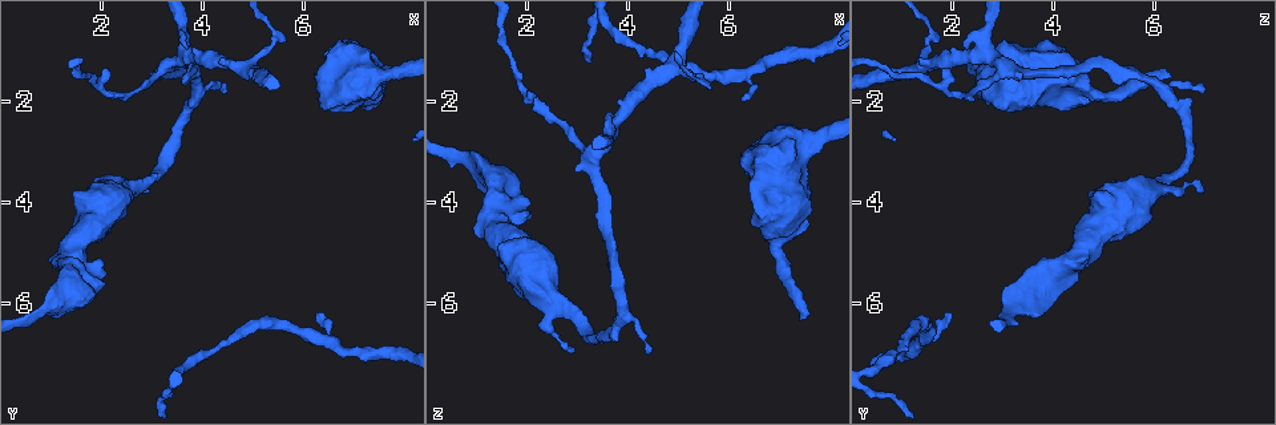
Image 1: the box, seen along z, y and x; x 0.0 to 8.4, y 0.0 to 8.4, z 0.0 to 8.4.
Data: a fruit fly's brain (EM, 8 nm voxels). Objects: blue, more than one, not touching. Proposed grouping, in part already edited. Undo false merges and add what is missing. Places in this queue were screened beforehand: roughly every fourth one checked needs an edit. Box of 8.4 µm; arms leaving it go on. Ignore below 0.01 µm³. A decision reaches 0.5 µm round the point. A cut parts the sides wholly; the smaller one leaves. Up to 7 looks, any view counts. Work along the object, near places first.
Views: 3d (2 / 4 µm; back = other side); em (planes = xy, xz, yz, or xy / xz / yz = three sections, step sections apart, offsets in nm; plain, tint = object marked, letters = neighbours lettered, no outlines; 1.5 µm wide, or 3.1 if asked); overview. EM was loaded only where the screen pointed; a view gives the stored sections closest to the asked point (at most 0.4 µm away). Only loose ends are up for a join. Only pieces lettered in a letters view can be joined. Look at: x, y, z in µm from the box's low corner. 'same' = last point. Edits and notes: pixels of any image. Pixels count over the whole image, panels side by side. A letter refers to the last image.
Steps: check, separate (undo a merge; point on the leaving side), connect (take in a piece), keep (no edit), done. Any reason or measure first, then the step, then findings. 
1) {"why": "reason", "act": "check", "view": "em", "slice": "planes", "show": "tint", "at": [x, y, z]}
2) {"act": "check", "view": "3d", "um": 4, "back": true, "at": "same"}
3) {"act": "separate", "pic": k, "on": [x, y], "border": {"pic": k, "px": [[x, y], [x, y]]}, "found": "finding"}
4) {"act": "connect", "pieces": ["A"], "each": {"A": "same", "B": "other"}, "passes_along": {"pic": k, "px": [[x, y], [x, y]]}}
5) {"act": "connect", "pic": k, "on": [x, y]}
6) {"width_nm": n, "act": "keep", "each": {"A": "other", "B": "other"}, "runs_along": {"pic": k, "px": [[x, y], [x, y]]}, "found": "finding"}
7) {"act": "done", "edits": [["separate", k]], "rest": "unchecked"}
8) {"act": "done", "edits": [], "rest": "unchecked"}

{"why": "thin end", "act": "check", "view": "3d", "um": 2, "at": [4.45, 1.85, 7.00]}

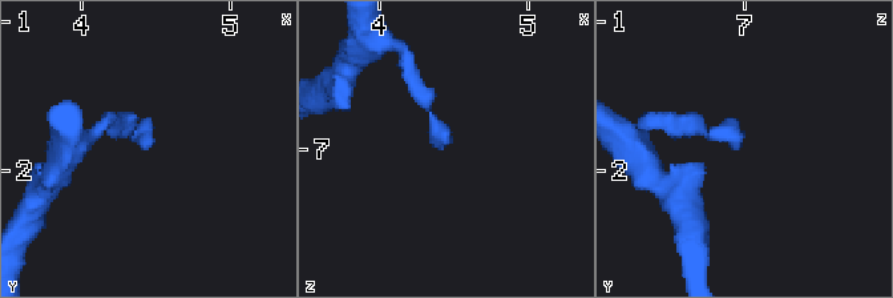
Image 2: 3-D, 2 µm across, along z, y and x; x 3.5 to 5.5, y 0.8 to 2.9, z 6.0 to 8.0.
{"why": "need the tissue", "act": "check", "view": "em", "slice": "planes", "show": "letters", "at": [4.44, 1.84, 6.98]}

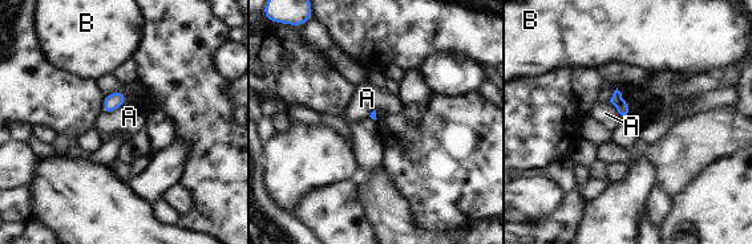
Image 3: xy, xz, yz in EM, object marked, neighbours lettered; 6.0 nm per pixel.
{"act": "keep", "each": {"A": "other", "B": "other"}, "border": {"pic": 3, "px": [[126, 101], [105, 114]]}, "found": "no lettered piece goes on from it"}

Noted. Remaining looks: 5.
{"why": "an open end", "act": "check", "view": "em", "slice": "planes", "show": "plain", "at": [7.35, 1.45, 6.30]}

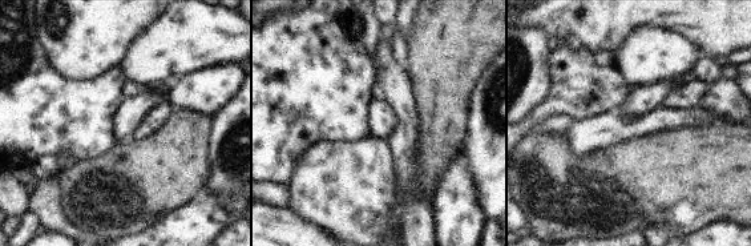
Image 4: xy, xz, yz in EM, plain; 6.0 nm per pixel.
{"why": "what lies round it", "act": "check", "view": "em", "slice": "planes", "show": "letters", "at": "same"}

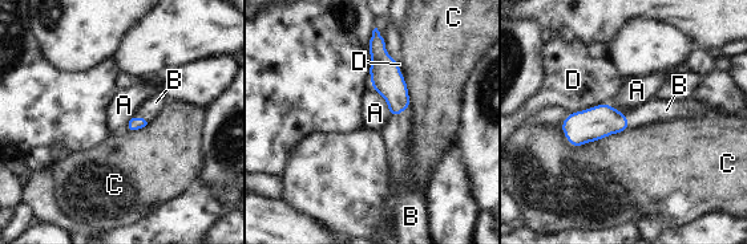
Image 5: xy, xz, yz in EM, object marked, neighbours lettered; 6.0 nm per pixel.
{"act": "connect", "pieces": ["B"], "each": {"A": "other", "B": "same", "C": "other", "D": "other"}, "passes_along": {"pic": 5, "px": [[386, 78], [399, 114], [396, 133]]}, "found": "it goes on there"}

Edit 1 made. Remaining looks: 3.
{"why": "redraw", "act": "check", "view": "overview"}

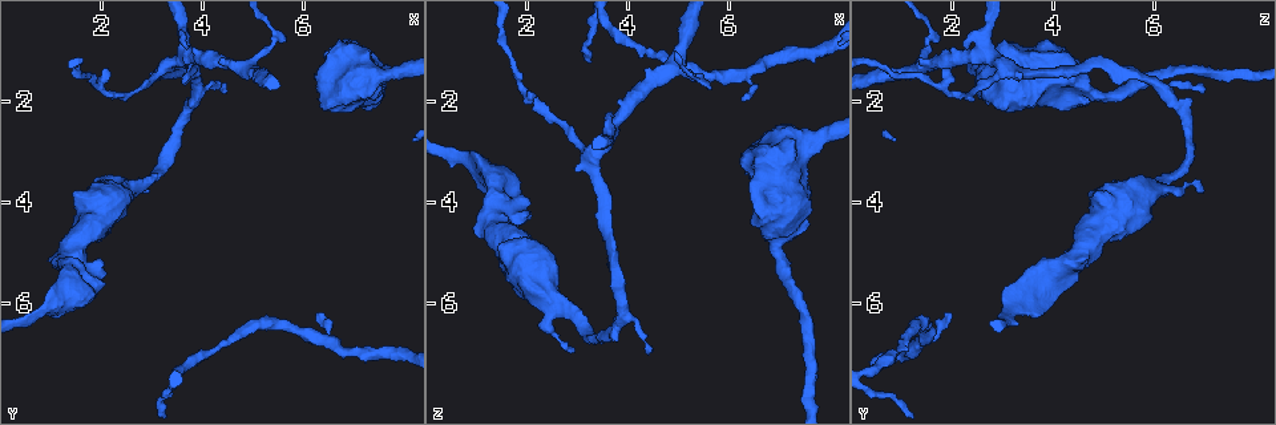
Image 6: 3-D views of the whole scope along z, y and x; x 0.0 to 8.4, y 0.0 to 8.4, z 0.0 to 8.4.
{"why": "abrupt turn", "act": "check", "view": "em", "slice": "yz", "step": 4, "show": "tint", "at": [5.45, 0.60, 1.65]}

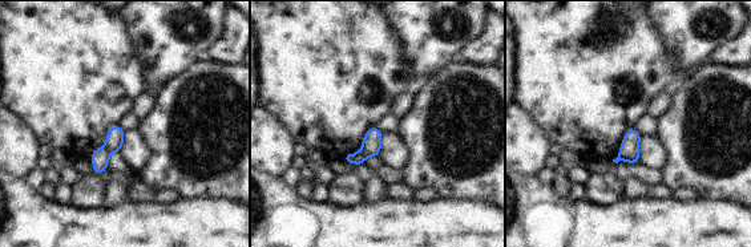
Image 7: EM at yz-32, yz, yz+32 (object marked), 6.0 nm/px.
{"act": "check", "view": "em", "slice": "planes", "show": "letters", "at": "same"}

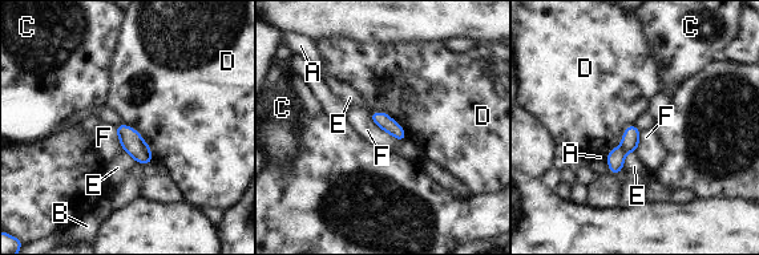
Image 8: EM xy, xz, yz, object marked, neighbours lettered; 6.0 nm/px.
{"width_nm": 100, "longest_contact_nm": ["D", 320], "act": "separate", "pic": 8, "on": [630, 138], "each": {"A": "other", "B": "other", "C": "other", "D": "other", "E": "other", "F": "other"}, "found": "two neurons meet here"}

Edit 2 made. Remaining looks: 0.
{"act": "done", "edits": [["connect", 5], ["separate", 8]], "rest": "unchecked"}

